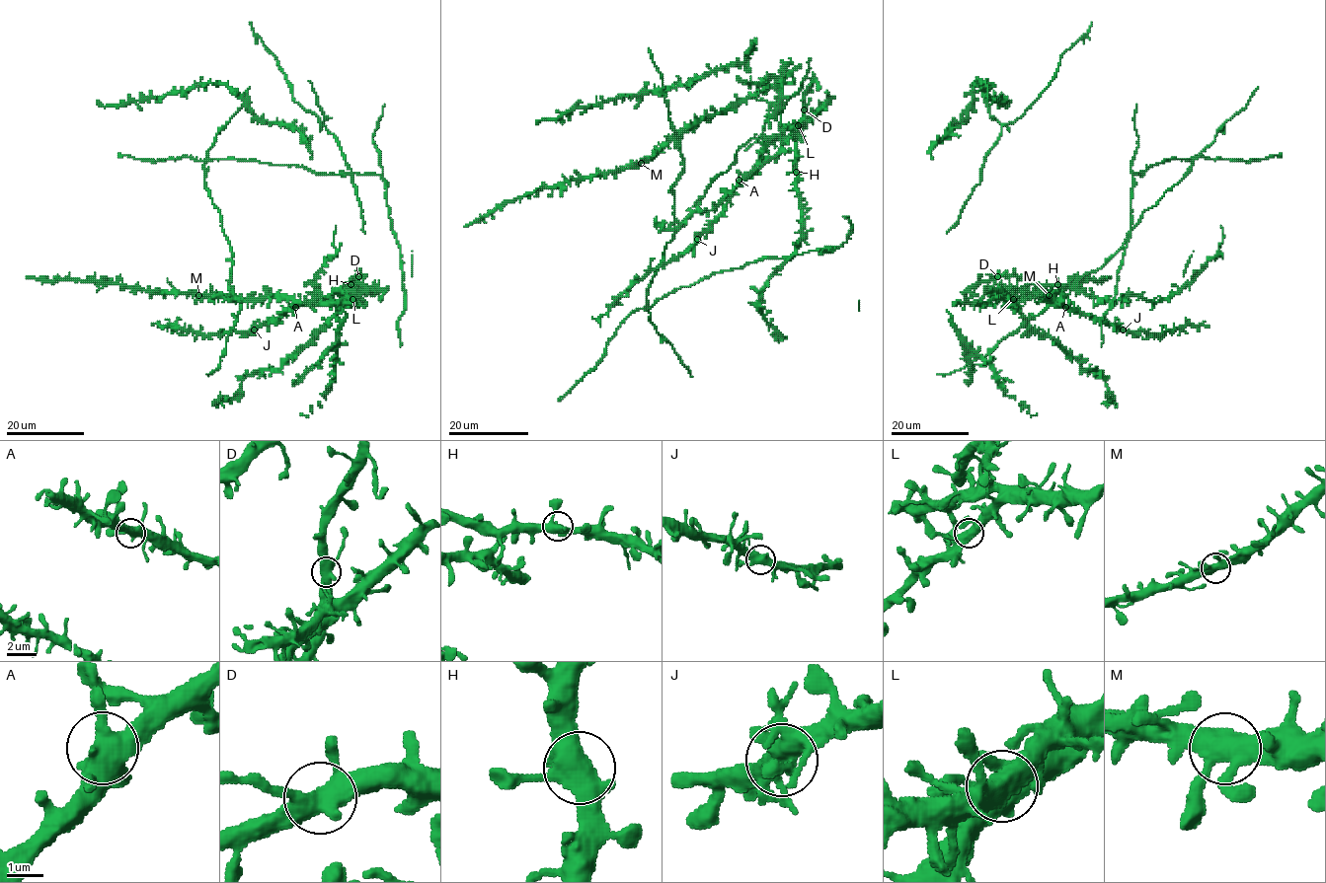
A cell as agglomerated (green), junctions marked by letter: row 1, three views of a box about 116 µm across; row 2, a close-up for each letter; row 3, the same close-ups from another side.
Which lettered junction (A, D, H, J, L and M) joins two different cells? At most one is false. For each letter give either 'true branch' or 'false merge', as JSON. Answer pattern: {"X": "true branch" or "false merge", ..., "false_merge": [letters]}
{"A": "true branch", "D": "true branch", "H": "true branch", "J": "true branch", "L": "true branch", "M": "true branch", "false_merge": []}

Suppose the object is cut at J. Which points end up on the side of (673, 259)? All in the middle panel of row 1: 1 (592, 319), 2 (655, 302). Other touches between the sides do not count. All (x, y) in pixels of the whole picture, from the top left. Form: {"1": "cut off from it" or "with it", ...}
{"1": "with it", "2": "cut off from it"}

